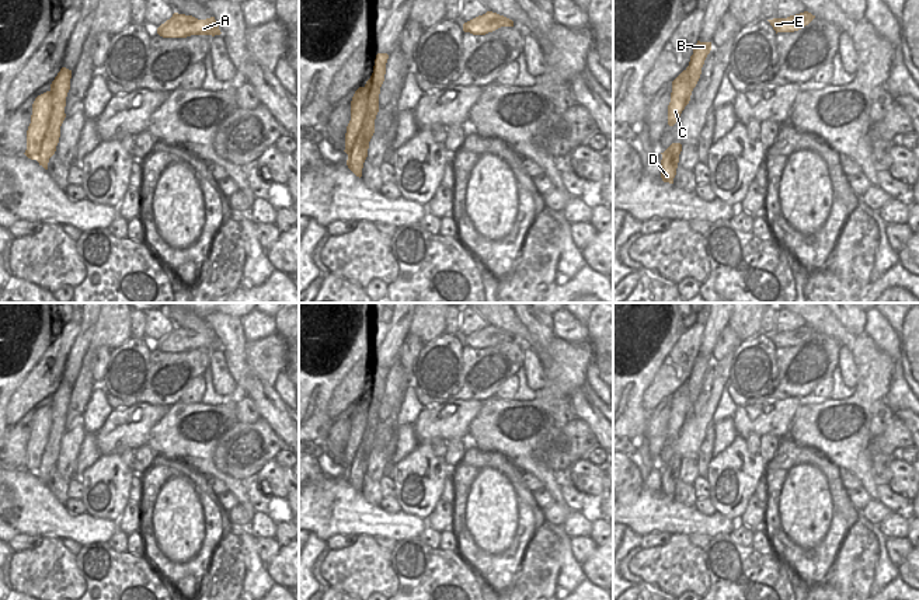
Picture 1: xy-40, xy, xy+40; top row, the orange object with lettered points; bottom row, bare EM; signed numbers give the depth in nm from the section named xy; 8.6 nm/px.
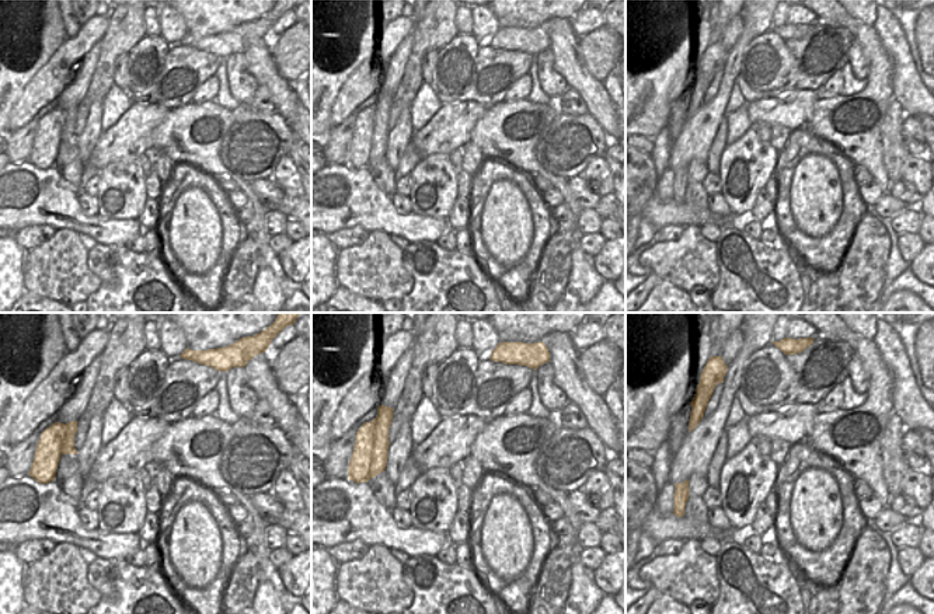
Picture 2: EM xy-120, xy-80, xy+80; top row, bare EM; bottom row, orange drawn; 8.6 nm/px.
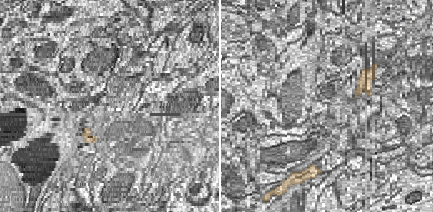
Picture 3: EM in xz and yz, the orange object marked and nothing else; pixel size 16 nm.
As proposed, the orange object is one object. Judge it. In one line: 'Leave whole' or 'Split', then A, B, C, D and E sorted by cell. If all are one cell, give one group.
Split. Groups: A B C E / D

